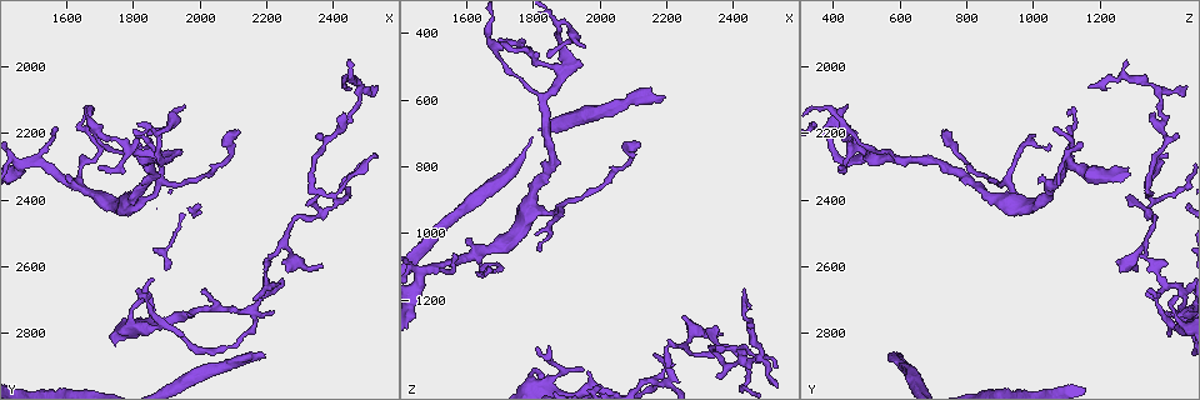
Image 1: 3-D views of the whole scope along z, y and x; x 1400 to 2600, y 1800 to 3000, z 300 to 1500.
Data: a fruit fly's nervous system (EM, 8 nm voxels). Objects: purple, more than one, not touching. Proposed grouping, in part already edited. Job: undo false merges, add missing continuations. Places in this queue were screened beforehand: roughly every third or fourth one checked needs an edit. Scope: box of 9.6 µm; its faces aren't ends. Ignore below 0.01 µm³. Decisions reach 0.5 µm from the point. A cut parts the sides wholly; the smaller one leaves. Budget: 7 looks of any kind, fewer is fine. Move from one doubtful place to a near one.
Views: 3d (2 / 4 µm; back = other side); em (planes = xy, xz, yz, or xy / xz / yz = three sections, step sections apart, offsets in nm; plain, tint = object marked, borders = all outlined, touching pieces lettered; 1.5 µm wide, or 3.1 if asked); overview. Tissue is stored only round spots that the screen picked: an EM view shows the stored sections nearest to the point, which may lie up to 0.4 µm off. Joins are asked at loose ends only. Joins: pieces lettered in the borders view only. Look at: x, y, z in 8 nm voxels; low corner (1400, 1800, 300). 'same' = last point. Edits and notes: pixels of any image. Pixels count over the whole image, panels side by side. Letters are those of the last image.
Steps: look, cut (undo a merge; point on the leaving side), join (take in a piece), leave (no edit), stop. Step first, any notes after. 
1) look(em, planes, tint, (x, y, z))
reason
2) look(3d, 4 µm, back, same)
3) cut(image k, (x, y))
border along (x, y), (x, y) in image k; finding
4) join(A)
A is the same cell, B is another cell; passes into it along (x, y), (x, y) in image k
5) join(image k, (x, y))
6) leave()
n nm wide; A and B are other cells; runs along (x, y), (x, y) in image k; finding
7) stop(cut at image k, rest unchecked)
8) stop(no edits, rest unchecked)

look(3d, 4 µm, (1610, 2360, 1010))
an open end

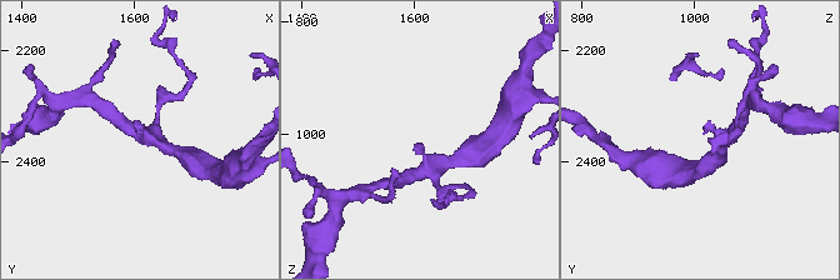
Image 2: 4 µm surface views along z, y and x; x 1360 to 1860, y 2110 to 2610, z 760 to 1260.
look(em, yz, step 8, borders, (1605, 2350, 1015))
3 arms; need the tissue

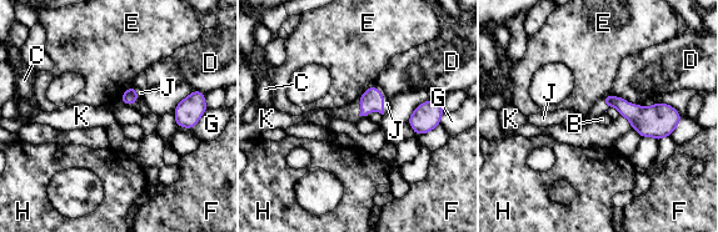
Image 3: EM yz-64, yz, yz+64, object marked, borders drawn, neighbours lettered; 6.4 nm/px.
join(J)
J is the same cell, B, C, D, E, F, G, H and K are other cells; passes into it along (372, 100), (383, 97), (387, 104) in image 3; it goes on there

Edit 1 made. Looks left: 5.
look(overview)

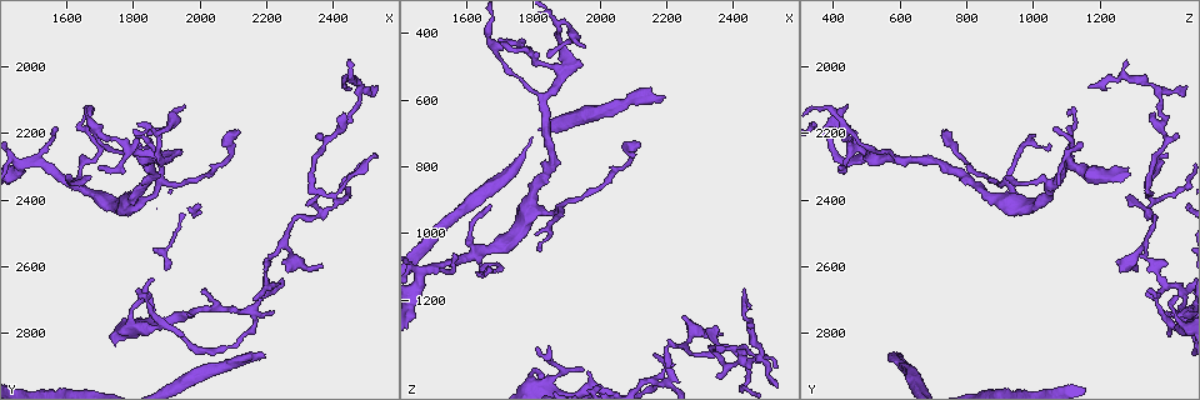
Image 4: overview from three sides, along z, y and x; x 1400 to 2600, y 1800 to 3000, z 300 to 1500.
look(3d, 2 µm, (1660, 2130, 1110))
free end

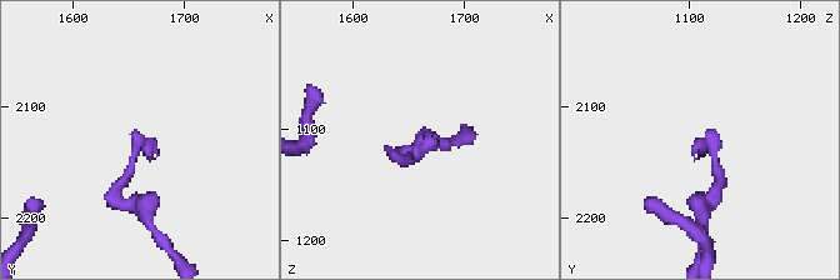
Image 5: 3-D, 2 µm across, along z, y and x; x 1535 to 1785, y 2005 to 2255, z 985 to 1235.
look(em, planes, borders, (1666, 2126, 1108))
now the EM

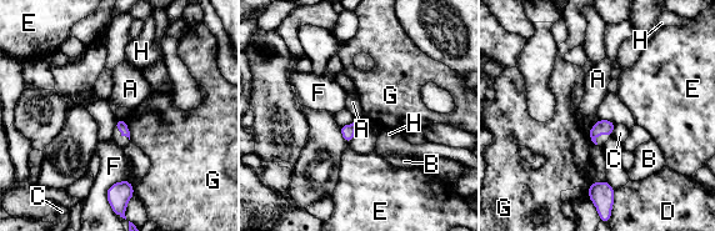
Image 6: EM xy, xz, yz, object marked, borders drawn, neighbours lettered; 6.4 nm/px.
leave()
A, B, C, D, E, F, G and H are other cells; border along (598, 119), (589, 130) in image 6; no lettered piece goes on from it

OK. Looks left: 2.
look(3d, 4 µm, (2120, 2200, 740))
end of a long branch

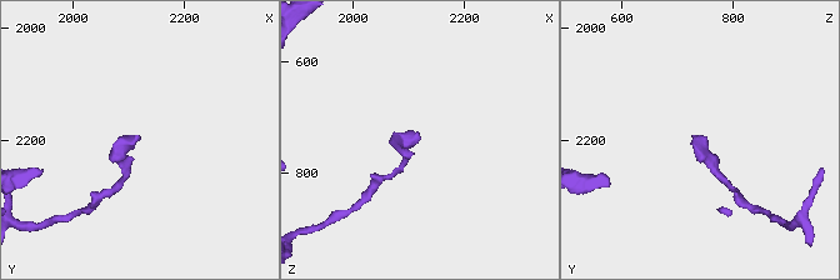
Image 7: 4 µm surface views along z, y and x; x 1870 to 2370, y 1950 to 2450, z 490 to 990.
look(em, planes, borders, (2115, 2195, 725))
need the tissue

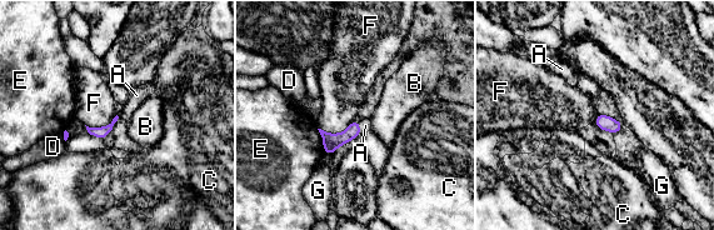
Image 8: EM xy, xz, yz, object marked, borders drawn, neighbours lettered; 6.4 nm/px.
join(A)
80 nm wide; A is the same cell, B, C, D, E, F and G are other cells; it goes on there

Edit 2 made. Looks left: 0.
stop(join at image 3, join at image 8, rest unchecked)

